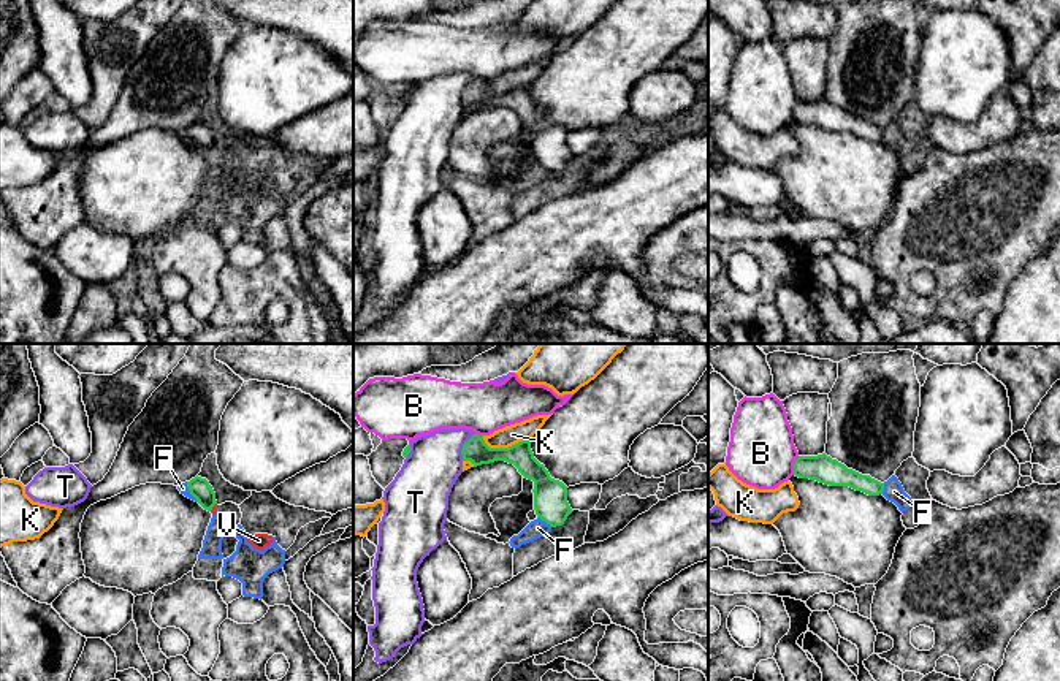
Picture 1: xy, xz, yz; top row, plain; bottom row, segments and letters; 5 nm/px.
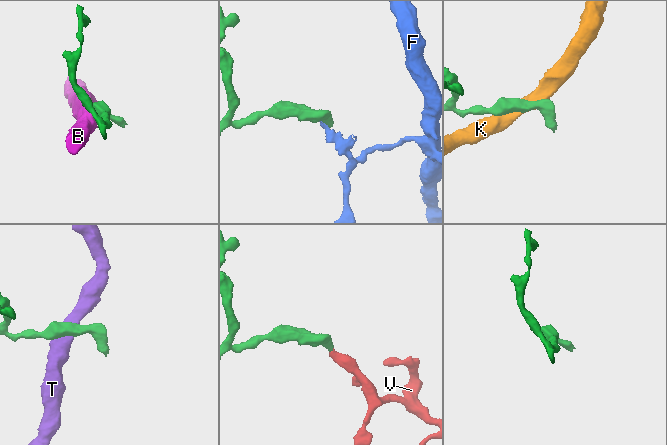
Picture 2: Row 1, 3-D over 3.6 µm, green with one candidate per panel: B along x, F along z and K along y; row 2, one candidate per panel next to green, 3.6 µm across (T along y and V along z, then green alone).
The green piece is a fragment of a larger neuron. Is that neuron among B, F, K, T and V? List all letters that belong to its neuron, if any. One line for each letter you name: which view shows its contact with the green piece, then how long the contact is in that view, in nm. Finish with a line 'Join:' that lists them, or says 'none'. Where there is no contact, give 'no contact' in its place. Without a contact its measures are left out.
V: meets green in xy; contact 60 nm long
Join: V

